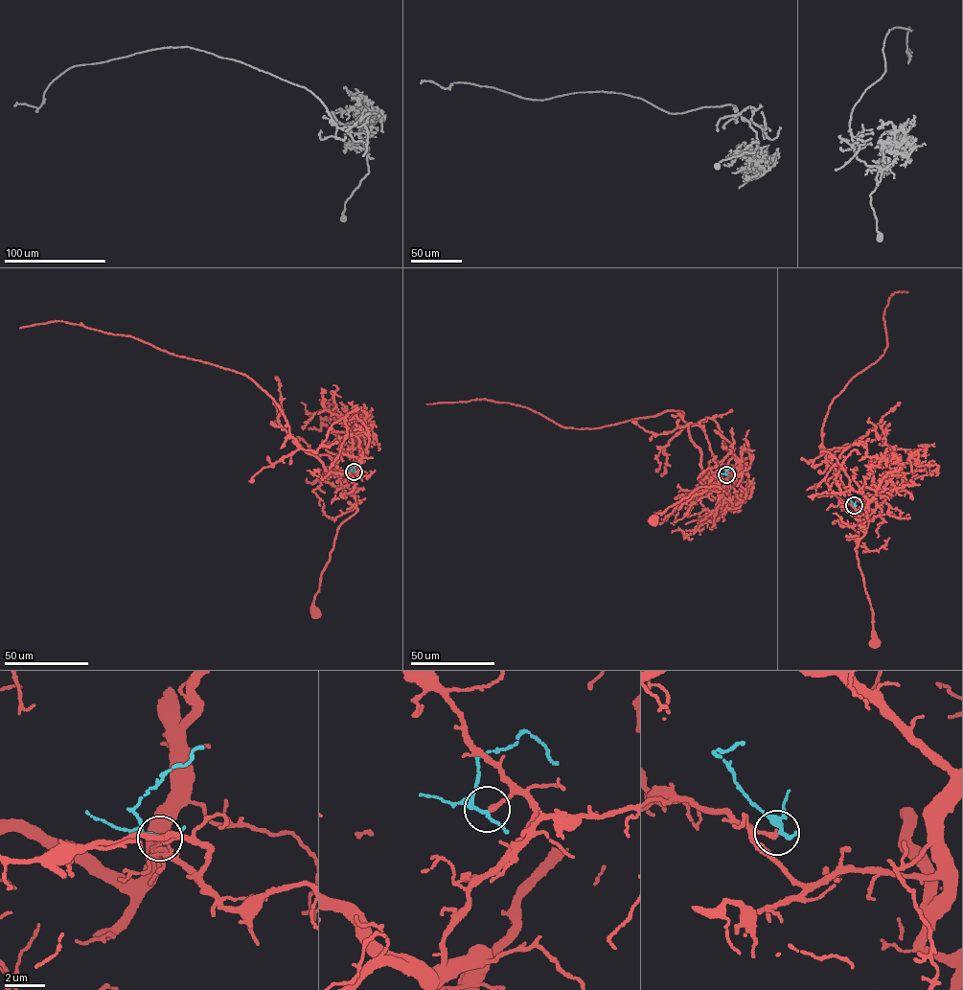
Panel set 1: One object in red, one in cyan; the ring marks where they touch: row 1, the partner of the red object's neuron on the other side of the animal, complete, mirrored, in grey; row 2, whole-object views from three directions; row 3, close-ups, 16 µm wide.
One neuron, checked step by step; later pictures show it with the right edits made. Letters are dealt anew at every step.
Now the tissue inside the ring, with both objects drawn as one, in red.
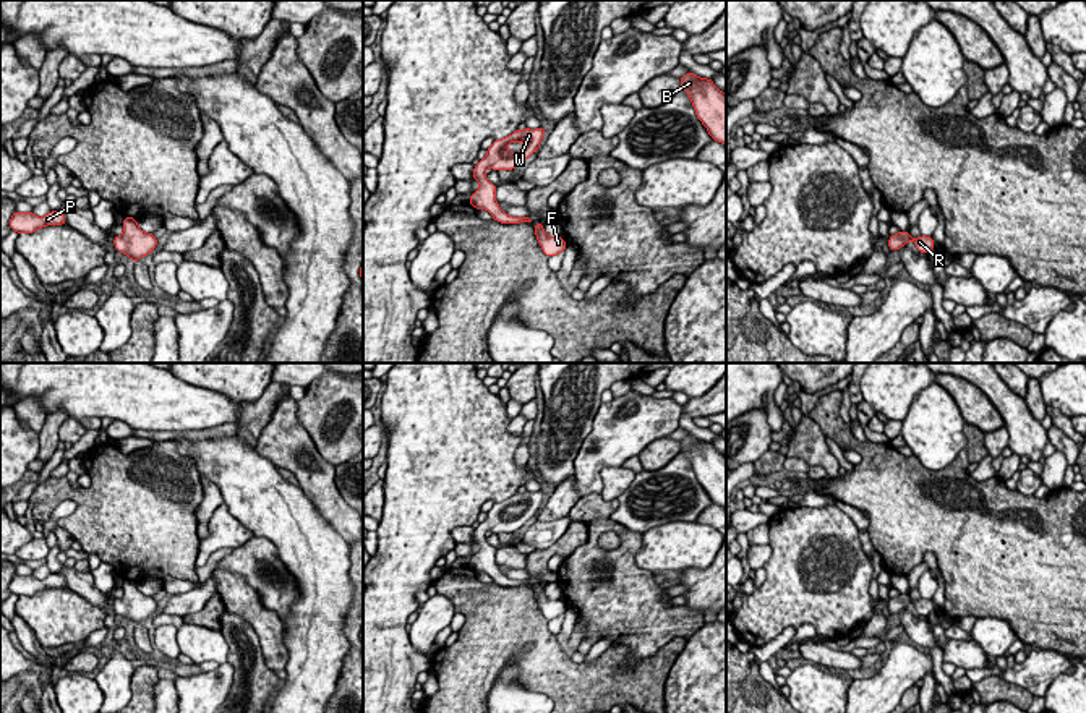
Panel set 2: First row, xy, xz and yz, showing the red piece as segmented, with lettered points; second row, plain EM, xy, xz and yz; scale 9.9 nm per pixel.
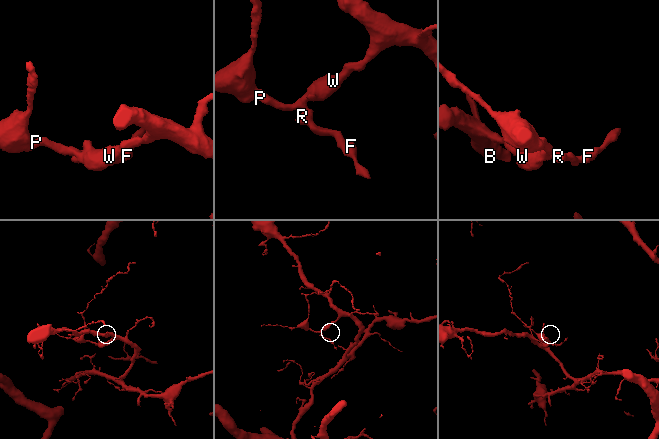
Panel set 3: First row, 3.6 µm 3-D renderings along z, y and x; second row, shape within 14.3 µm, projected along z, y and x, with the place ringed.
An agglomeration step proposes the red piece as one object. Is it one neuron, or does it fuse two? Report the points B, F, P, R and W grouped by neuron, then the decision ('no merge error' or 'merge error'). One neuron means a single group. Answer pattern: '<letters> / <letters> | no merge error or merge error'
B F P R W | no merge error

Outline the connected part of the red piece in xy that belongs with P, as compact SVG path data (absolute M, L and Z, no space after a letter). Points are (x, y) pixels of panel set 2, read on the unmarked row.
M50 574L44 580L37 580L32 575L13 575L10 580L10 591L18 596L32 596L47 588L63 588L66 587L65 579L60 574Z

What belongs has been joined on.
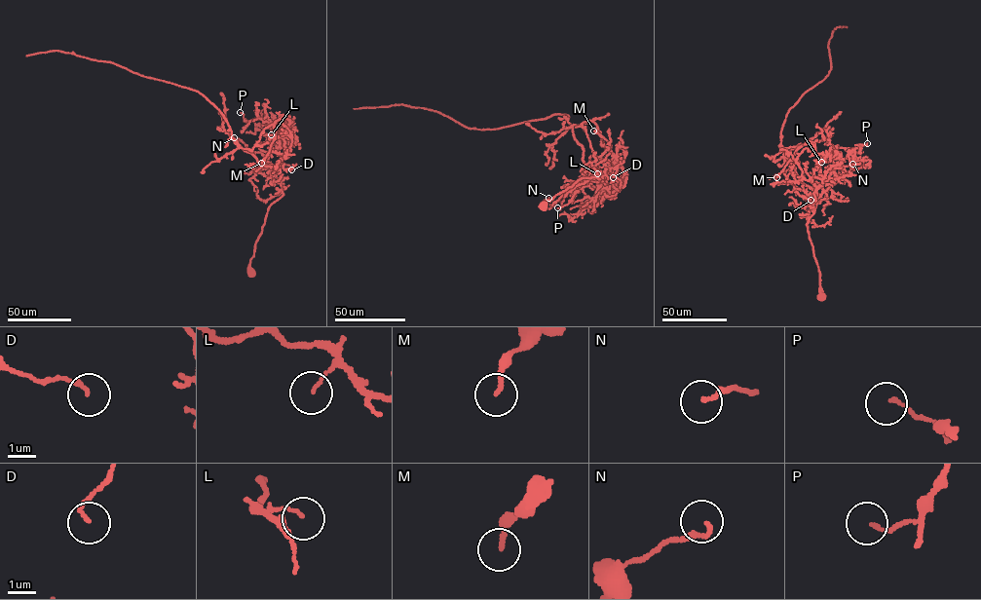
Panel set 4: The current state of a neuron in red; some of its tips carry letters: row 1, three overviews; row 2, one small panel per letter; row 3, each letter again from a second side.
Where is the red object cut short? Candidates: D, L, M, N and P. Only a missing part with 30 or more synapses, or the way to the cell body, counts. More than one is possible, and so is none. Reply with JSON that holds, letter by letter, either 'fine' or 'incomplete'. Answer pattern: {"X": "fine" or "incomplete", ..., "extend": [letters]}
{"D": "fine", "L": "fine", "M": "fine", "N": "fine", "P": "fine", "extend": []}

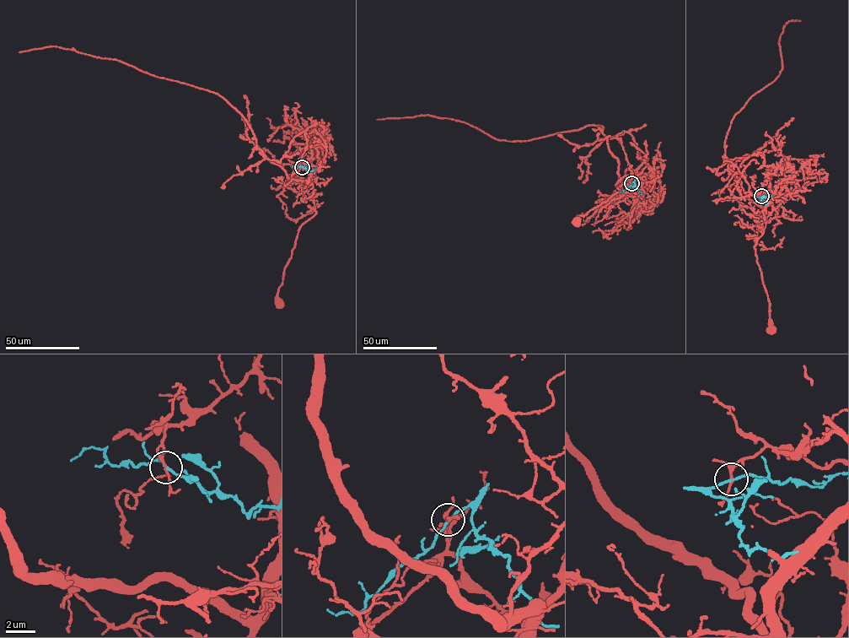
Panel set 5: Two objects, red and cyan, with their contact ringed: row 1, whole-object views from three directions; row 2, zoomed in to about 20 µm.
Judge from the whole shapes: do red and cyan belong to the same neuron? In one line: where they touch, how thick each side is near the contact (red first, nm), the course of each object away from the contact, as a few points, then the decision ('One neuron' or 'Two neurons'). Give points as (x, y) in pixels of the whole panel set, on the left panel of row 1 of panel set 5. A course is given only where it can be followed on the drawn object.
Place: (302, 167). Thickness 160 nm (red) against 140 nm. Course of red: (302, 167), (311, 158), (313, 181), (307, 192), (316, 213), (298, 230), (278, 289), (279, 305). Course of cyan: (302, 167), (310, 171), (315, 167). Two neurons

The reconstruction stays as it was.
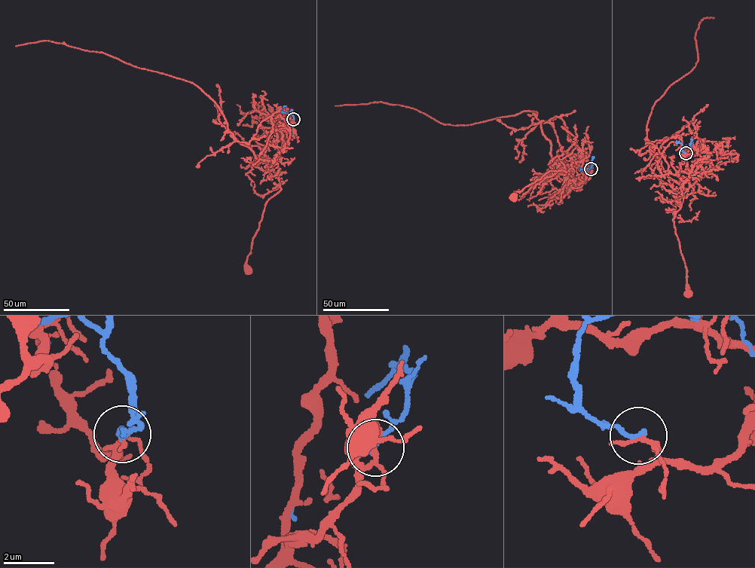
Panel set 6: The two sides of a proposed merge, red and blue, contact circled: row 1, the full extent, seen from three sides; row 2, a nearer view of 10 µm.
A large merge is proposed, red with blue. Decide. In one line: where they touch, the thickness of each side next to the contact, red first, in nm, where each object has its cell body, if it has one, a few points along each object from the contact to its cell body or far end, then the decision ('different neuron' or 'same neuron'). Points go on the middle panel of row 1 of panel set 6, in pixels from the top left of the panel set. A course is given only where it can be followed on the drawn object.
at (591, 169); 180 nm thick on the red side, 200 nm on the other; cell body of red at (513, 196); no cell body on blue; red runs (591, 169), (568, 187), (570, 171), (560, 174), (563, 175), (566, 172), (563, 170), (549, 171), (512, 196); blue runs (591, 169), (591, 164), (588, 169), (581, 169), (585, 169); different neuron

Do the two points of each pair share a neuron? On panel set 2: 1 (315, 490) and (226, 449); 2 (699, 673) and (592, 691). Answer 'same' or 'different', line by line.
1: different
2: different

